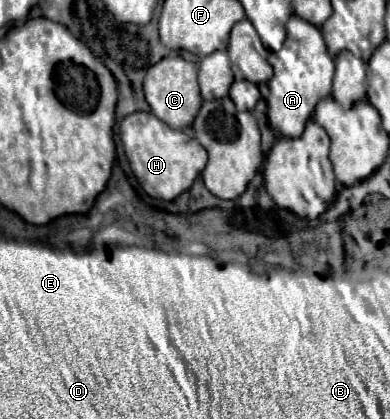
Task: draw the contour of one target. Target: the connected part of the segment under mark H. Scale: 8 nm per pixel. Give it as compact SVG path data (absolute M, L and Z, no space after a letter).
M133 112L125 116L121 122L121 142L133 174L143 190L153 198L175 200L193 186L195 178L207 164L207 152L195 138L189 138L181 130L169 128L151 112Z

